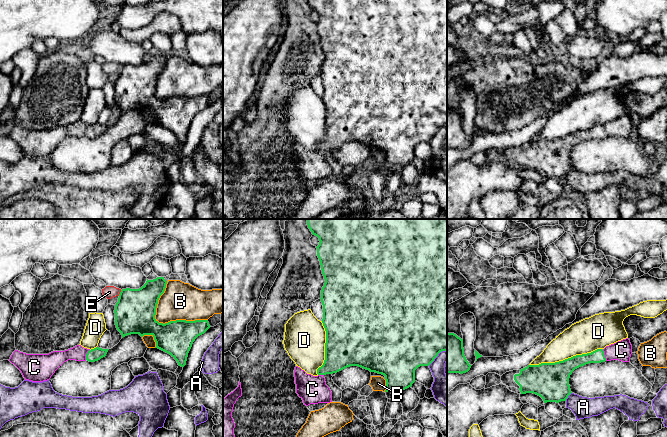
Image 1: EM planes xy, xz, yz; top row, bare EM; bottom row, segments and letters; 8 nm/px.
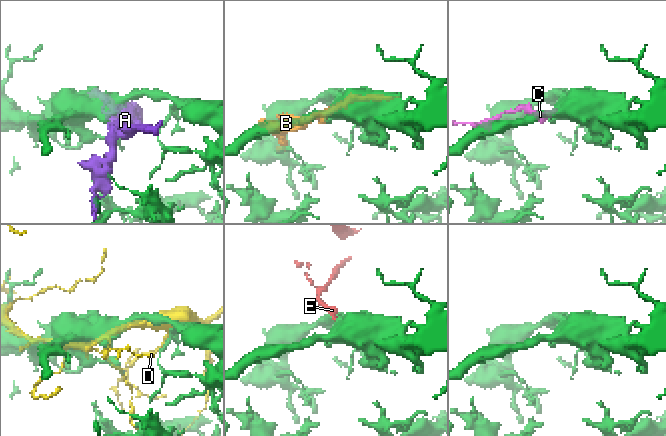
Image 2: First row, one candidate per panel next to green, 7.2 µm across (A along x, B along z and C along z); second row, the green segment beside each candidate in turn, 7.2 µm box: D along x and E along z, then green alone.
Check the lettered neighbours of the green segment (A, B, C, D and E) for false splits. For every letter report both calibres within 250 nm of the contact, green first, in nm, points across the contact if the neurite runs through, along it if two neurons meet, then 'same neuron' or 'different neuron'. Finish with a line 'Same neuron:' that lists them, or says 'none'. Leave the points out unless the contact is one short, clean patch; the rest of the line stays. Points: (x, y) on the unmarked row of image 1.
A: calibres 300 and 170 nm; different neuron
B: calibres 320 and 300 nm; different neuron
C: calibres 110 and 160 nm; way yz (597, 132), (604, 131), (621, 126); same neuron
D: calibres 300 and 260 nm; different neuron
E: calibres 320 and 100 nm; different neuron
Same neuron: C

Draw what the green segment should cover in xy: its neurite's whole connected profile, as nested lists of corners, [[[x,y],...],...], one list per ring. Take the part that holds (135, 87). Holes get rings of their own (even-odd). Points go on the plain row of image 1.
[[[164,53],[148,56],[139,65],[122,65],[115,81],[115,101],[122,114],[139,110],[152,111],[156,123],[170,130],[179,142],[186,141],[188,129],[195,115],[209,104],[208,96],[176,96],[159,99],[155,95],[160,72],[167,57]]]

